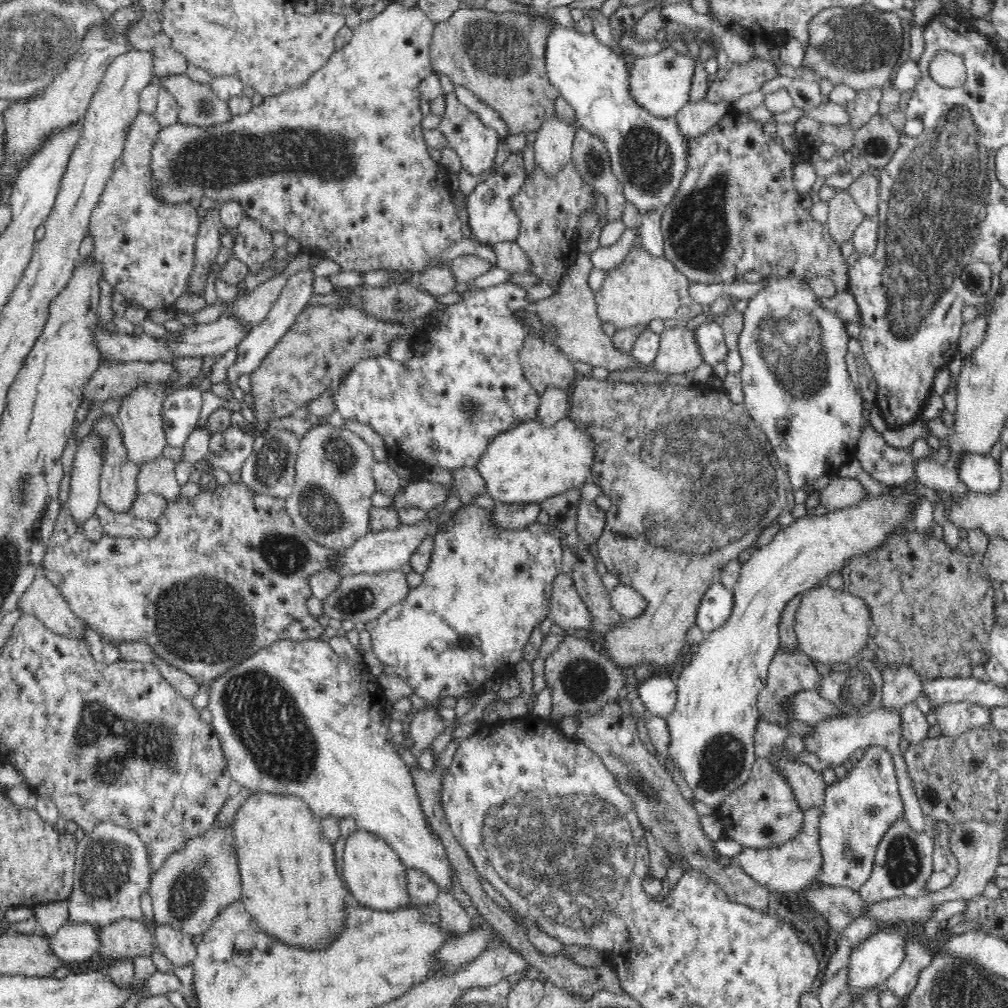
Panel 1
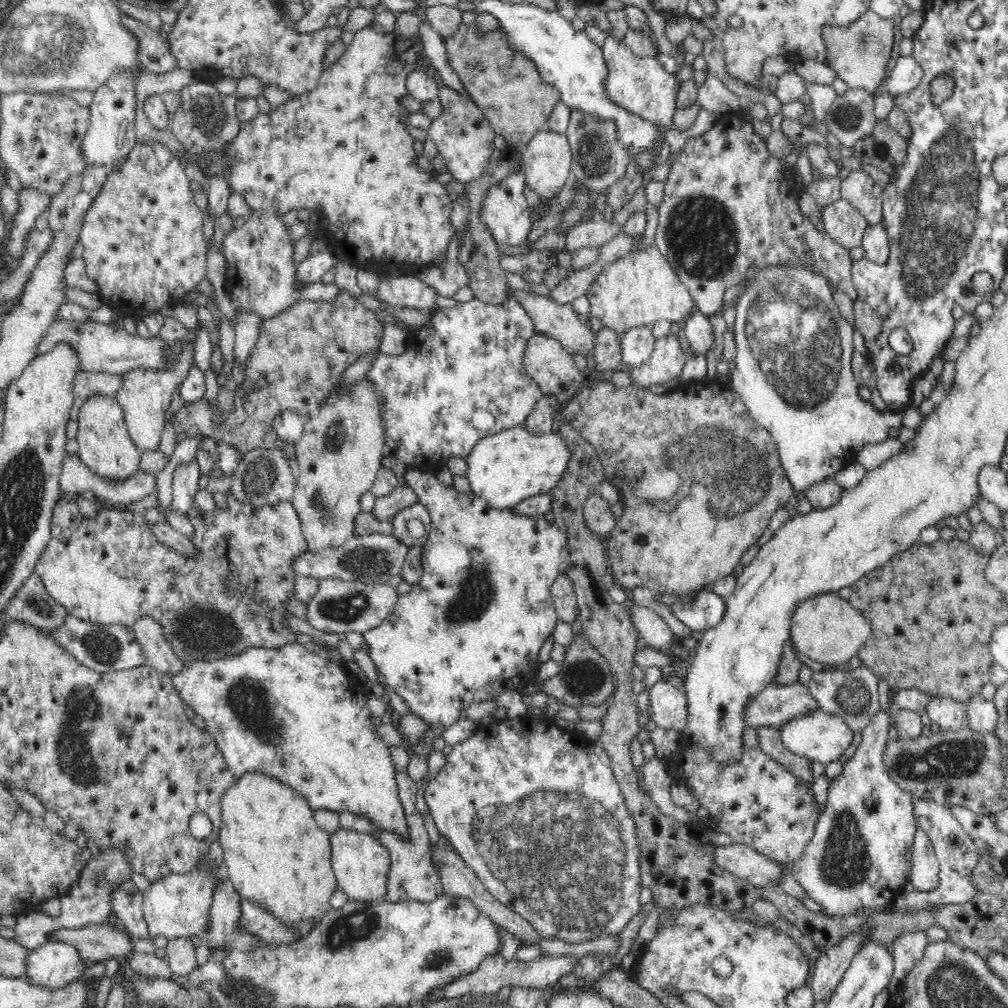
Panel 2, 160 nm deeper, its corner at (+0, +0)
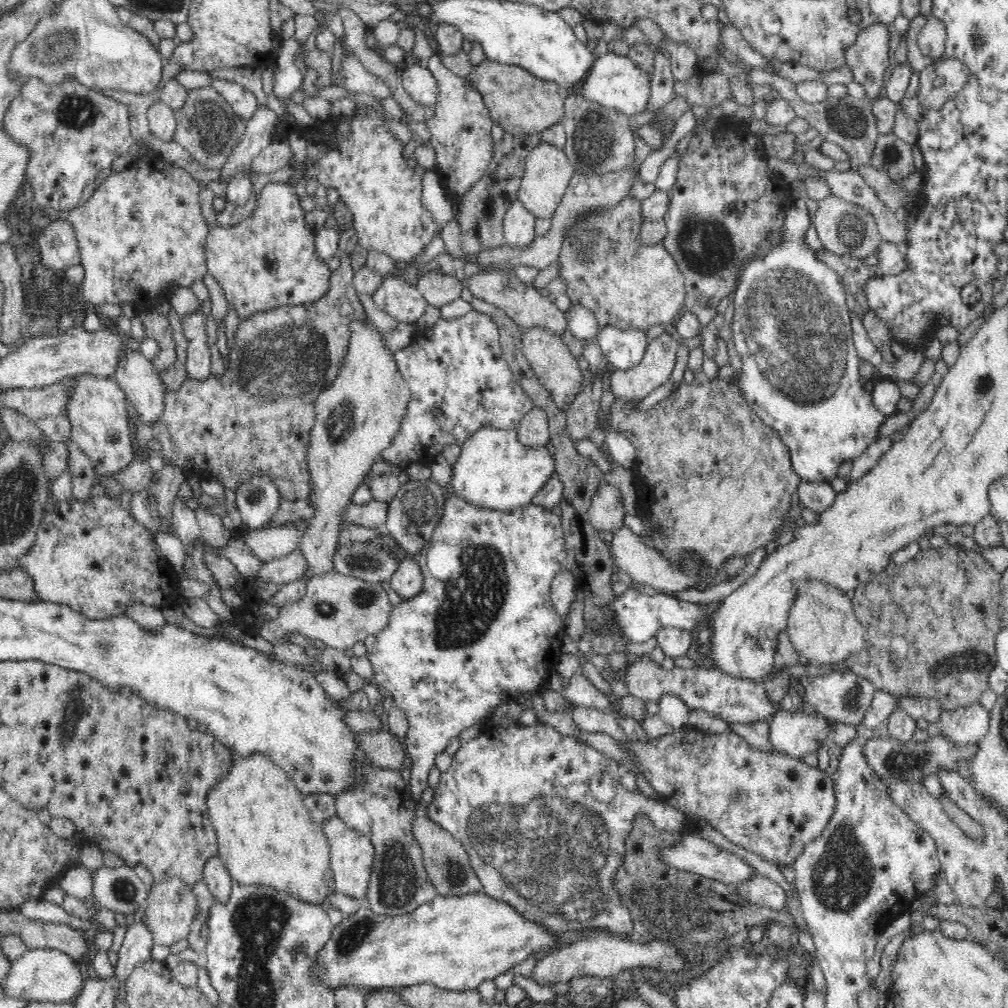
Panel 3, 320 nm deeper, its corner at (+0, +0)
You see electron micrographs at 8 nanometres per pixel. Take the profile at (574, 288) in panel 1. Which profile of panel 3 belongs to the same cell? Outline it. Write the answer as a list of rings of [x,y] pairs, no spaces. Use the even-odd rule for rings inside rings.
[[[508,269],[480,272],[474,274],[462,282],[463,293],[468,292],[470,296],[476,297],[490,305],[496,305],[504,311],[510,319],[522,329],[541,327],[552,331],[558,337],[567,329],[567,314],[561,312],[558,307],[534,289],[533,285],[528,286],[521,282],[516,272]]]

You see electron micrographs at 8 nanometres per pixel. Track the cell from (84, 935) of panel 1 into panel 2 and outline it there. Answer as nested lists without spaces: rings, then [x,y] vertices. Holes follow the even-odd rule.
[[[48,940],[29,952],[24,979],[53,991],[80,980],[87,966],[74,945]]]

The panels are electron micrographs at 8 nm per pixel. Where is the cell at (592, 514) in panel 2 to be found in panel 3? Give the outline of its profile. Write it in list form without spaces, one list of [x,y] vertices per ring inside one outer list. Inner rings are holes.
[[[610,482],[606,483],[606,486],[600,488],[600,498],[591,498],[587,514],[591,525],[605,535],[607,531],[615,532],[626,526],[626,512],[620,489],[617,486],[610,486]]]

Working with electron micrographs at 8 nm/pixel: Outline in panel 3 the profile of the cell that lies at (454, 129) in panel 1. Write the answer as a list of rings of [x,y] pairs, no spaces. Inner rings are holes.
[[[434,52],[425,66],[436,79],[439,97],[432,116],[426,120],[431,145],[436,155],[440,176],[446,180],[446,190],[454,194],[466,194],[487,172],[493,157],[493,139],[490,135],[493,120],[482,95],[464,85],[464,79],[456,76],[441,63],[441,56]]]

